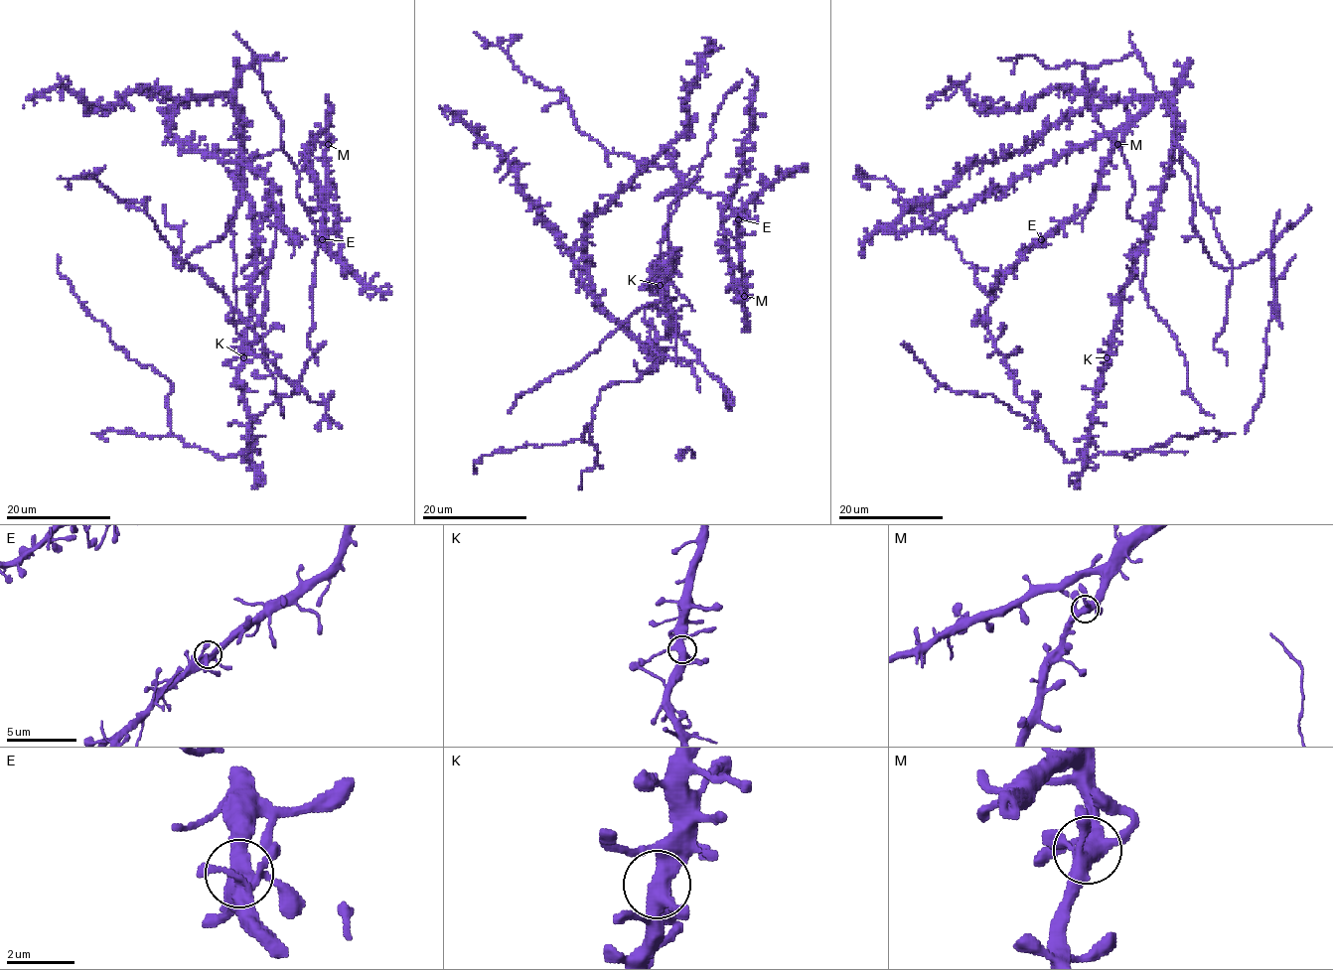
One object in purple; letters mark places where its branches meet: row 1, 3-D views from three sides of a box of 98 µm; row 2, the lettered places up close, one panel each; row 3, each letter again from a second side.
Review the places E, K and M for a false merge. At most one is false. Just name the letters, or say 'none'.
none

